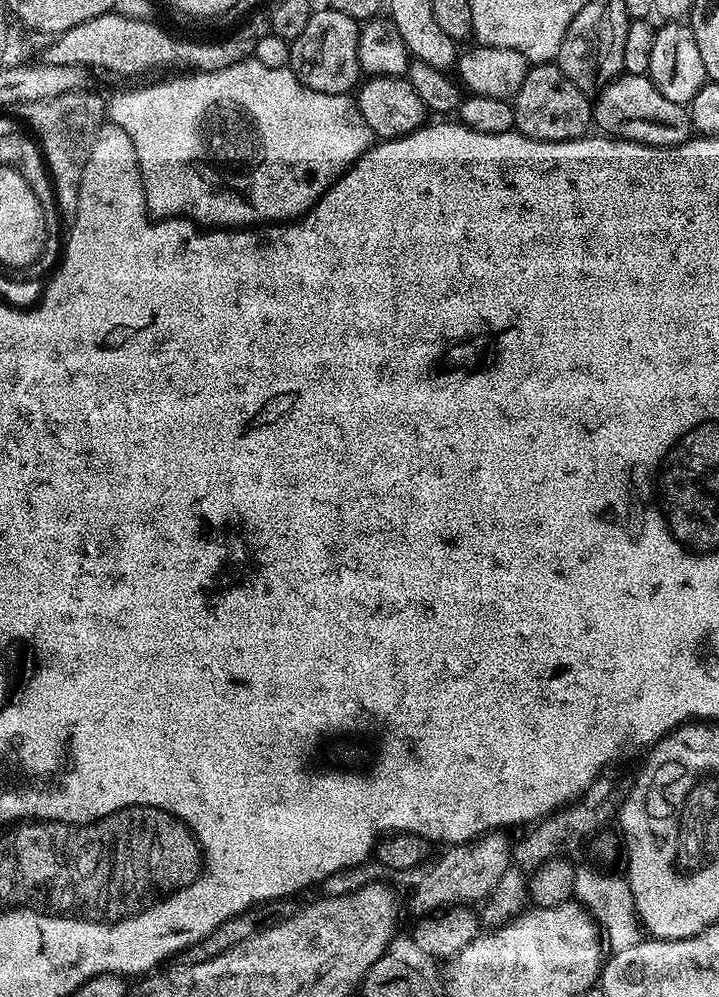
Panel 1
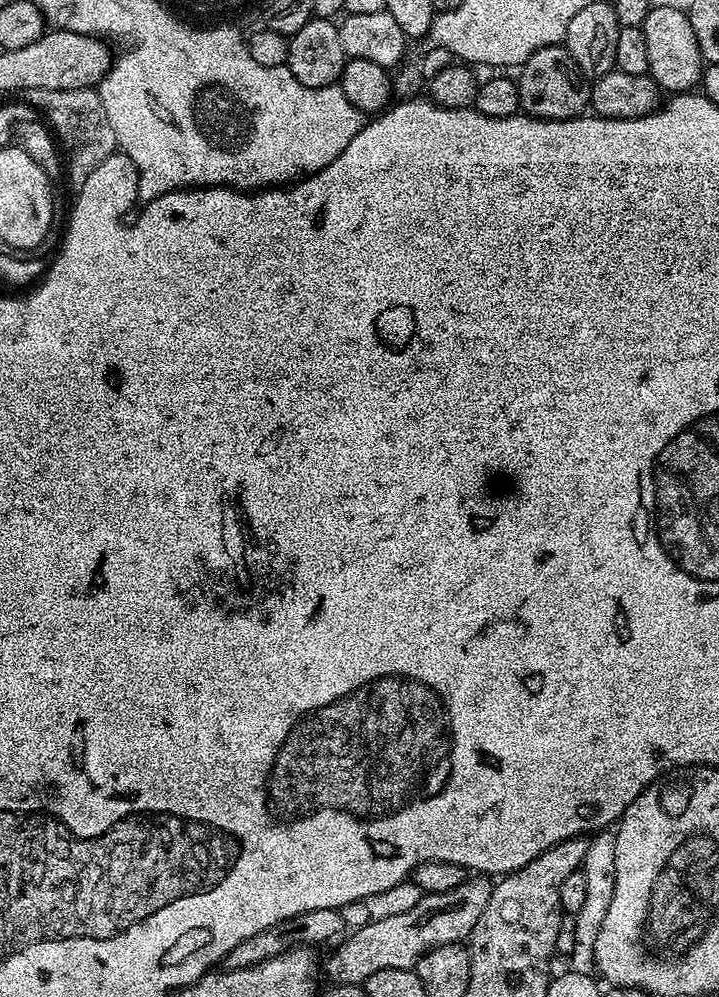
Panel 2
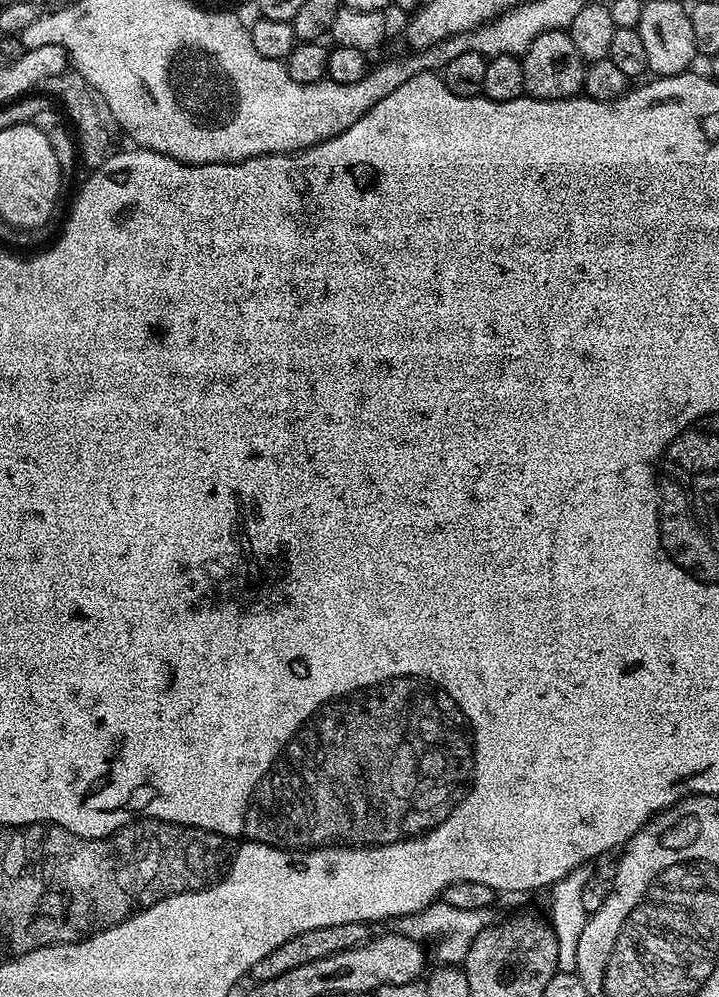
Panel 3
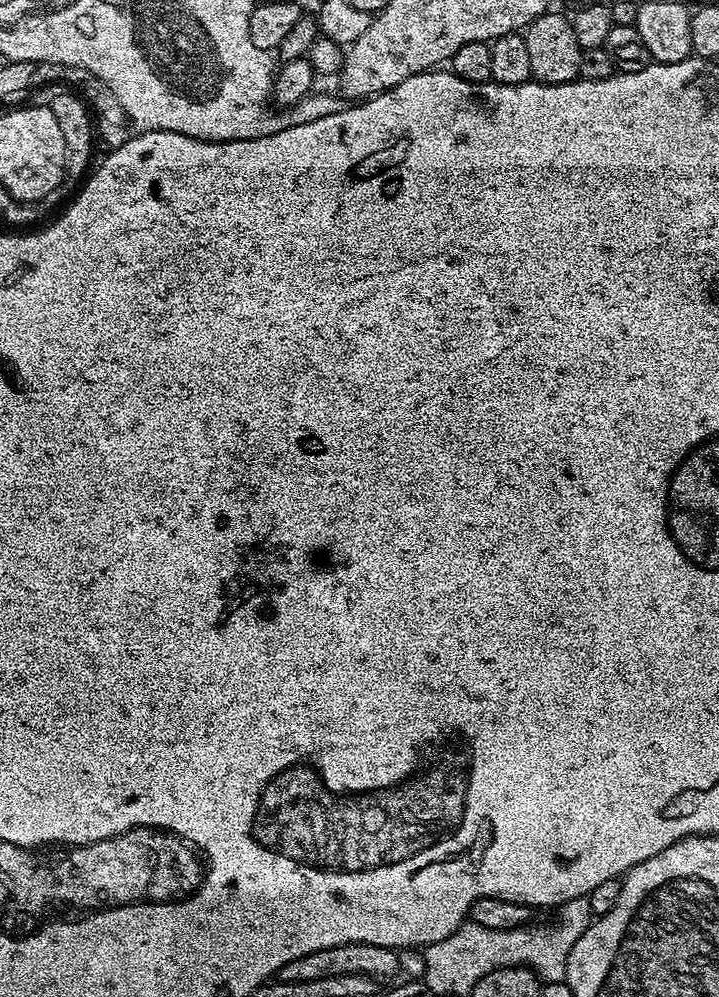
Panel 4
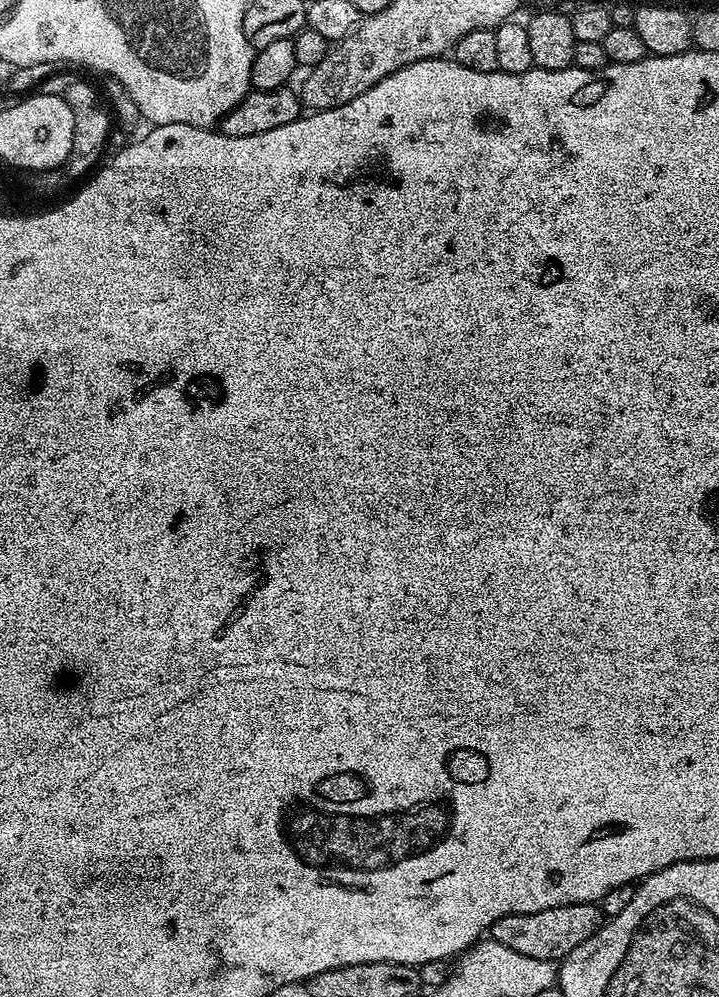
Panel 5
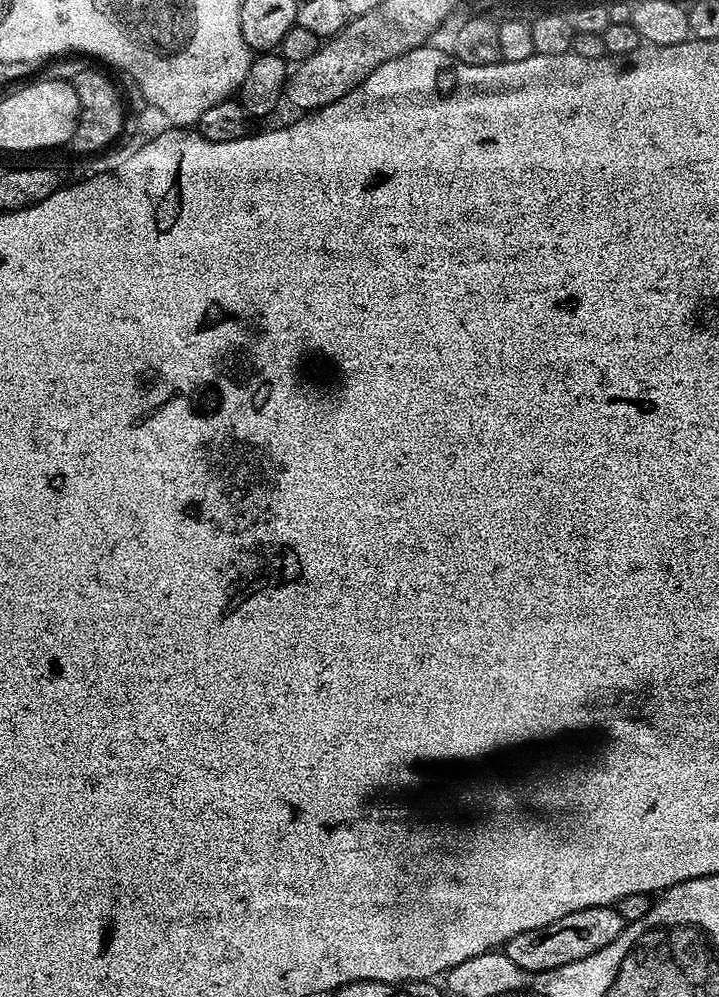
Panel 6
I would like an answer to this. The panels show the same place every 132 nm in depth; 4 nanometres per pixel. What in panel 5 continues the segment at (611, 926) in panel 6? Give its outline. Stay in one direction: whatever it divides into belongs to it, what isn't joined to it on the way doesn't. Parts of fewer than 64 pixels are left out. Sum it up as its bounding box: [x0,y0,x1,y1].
[490,904,606,961]

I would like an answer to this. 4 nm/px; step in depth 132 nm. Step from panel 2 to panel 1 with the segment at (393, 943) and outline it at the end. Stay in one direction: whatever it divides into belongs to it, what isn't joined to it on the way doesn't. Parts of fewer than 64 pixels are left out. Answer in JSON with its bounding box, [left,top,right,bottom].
[411,834,512,918]

